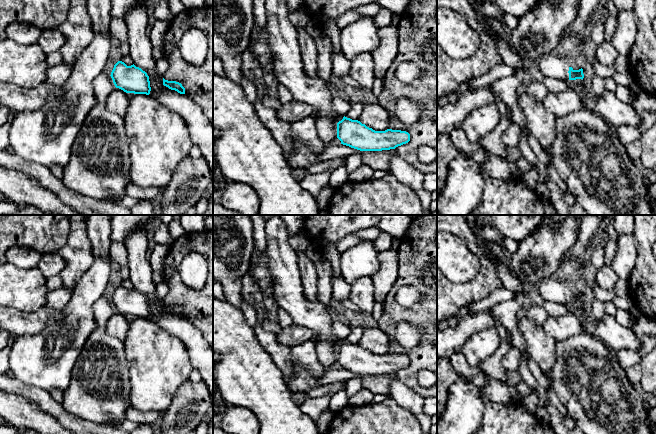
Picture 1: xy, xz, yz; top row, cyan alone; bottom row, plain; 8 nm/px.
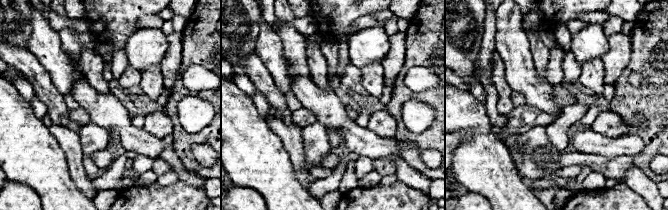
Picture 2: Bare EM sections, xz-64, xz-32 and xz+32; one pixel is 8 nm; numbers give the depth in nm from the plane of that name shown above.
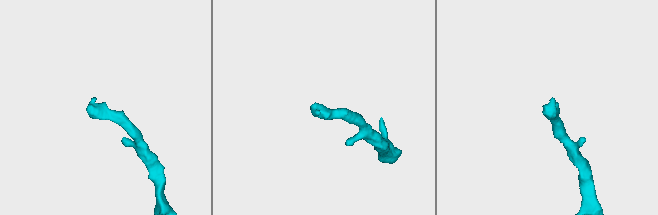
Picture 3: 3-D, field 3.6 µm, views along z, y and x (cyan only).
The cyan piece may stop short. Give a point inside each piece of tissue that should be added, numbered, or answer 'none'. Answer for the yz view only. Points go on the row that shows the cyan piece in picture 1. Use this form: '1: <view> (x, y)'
1: yz (551, 66)

